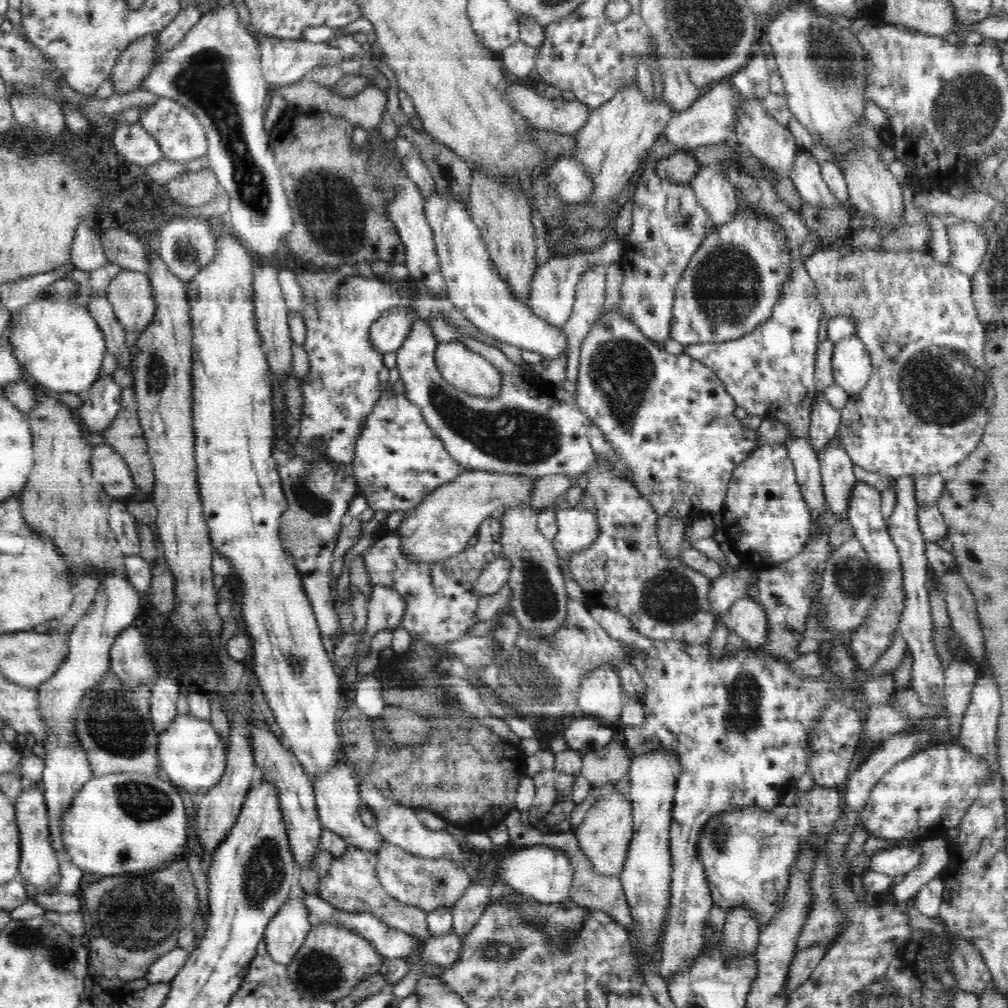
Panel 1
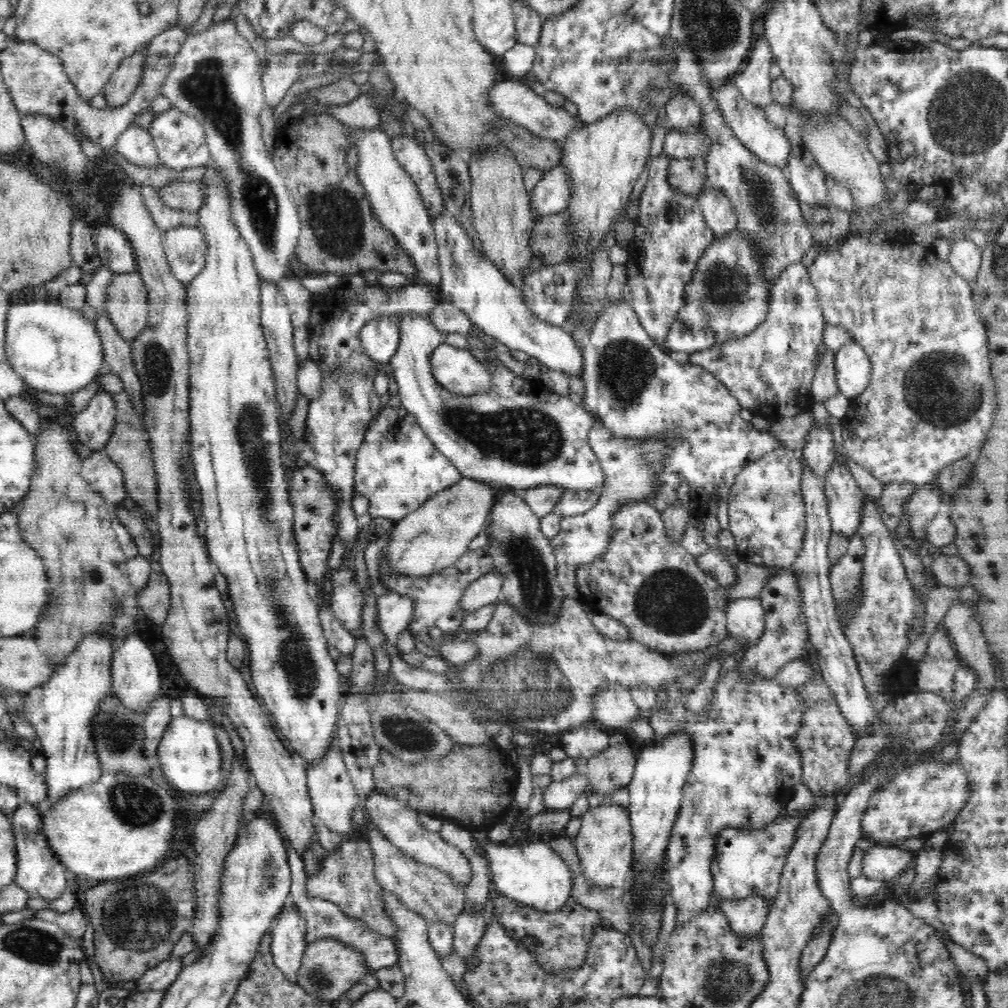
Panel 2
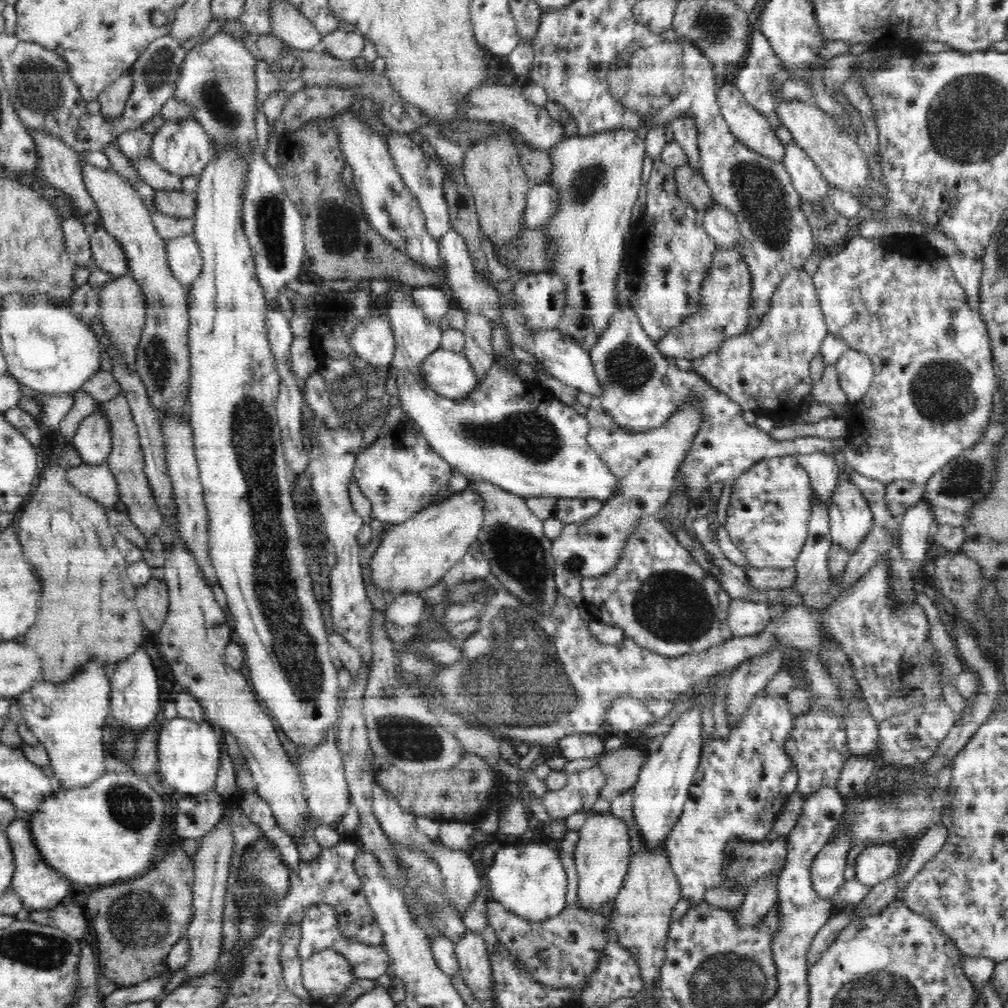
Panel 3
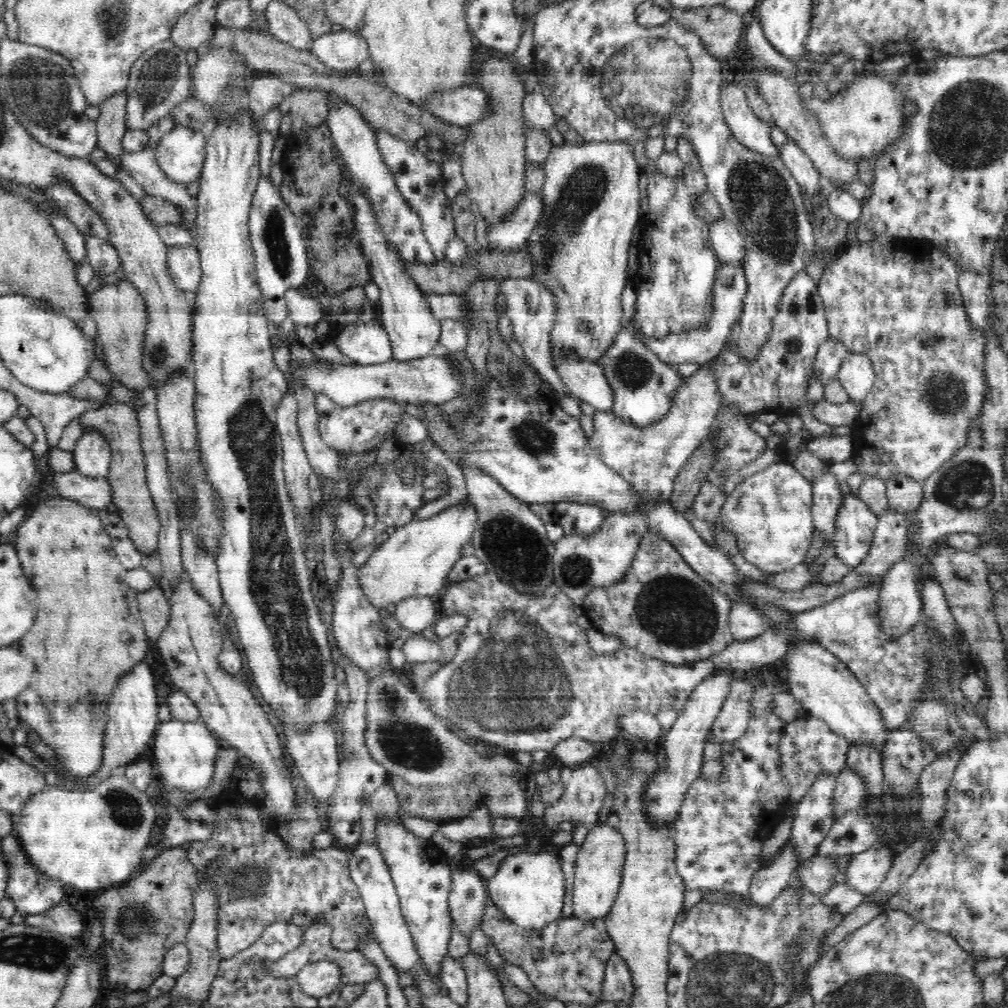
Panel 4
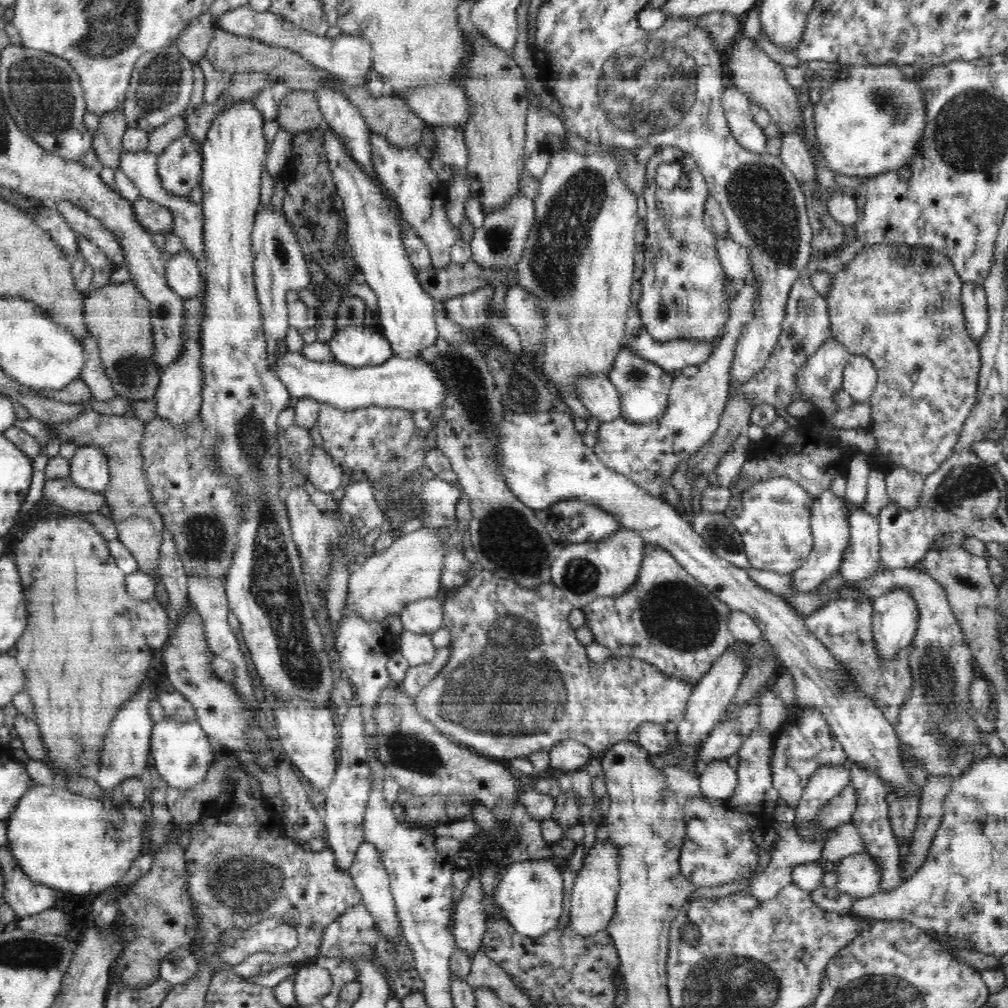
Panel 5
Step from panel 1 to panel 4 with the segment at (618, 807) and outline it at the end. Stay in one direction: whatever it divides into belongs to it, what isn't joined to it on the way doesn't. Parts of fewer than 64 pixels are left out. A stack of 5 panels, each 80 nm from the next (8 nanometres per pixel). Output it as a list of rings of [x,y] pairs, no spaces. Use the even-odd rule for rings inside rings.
[[[608,822],[594,823],[577,854],[573,885],[574,917],[590,922],[603,919],[610,912],[621,888],[625,861],[626,841],[623,835],[616,828],[611,828]]]

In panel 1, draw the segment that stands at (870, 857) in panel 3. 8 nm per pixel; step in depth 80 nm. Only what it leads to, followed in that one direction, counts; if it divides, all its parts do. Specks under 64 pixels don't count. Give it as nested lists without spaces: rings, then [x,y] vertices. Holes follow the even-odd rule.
[[[920,844],[916,846],[902,846],[878,852],[871,861],[870,872],[880,872],[897,879],[911,874],[922,863],[923,853]]]

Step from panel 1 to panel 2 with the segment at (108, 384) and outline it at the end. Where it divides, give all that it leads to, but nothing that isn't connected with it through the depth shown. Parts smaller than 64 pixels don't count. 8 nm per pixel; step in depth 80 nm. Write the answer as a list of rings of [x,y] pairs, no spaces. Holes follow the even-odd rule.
[[[98,390],[88,406],[76,413],[70,428],[82,444],[96,451],[108,450],[111,432],[116,425],[117,407],[113,394]]]

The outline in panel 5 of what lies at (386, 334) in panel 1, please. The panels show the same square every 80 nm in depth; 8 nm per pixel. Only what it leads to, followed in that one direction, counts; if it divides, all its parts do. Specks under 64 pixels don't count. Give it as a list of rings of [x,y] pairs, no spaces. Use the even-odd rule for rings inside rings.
[[[364,324],[336,332],[327,342],[334,361],[354,368],[382,365],[393,358],[391,344],[379,329]]]

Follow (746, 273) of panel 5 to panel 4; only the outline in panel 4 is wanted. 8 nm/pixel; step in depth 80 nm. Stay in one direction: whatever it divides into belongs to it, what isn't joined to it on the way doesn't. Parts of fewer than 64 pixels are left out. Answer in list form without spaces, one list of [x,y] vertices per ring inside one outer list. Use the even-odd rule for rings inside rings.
[[[720,217],[709,225],[709,239],[722,263],[742,265],[745,255],[745,242],[736,225],[732,225],[726,217]]]

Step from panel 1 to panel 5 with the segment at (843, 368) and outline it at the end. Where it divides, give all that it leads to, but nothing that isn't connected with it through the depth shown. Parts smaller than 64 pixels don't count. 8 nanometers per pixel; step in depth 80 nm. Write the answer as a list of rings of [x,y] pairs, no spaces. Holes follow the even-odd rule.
[[[854,355],[843,372],[843,391],[850,394],[855,402],[868,402],[878,382],[878,372],[872,361],[862,355]]]

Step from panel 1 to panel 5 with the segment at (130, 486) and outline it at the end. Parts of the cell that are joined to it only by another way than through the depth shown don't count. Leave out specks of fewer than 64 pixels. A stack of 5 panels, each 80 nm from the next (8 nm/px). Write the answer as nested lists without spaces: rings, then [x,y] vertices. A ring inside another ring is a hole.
[[[70,477],[46,479],[43,495],[47,500],[55,500],[70,513],[99,512],[98,510],[107,504],[103,494],[83,490]]]

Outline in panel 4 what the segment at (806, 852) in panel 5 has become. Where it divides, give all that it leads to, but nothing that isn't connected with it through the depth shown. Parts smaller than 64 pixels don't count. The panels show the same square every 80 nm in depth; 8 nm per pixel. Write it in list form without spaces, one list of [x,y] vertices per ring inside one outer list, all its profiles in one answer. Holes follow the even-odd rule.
[[[792,840],[780,850],[774,863],[758,870],[752,877],[748,898],[758,907],[766,907],[787,888],[791,875],[798,868],[798,855],[792,847]]]

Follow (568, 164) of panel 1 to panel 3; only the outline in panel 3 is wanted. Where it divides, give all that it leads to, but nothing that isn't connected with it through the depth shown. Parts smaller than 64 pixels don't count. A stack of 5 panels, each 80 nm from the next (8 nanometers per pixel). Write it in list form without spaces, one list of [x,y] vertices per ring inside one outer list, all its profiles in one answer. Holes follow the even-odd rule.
[[[544,181],[531,185],[526,196],[526,210],[524,212],[524,228],[535,229],[544,227],[546,222],[558,212],[558,189],[552,181]]]

